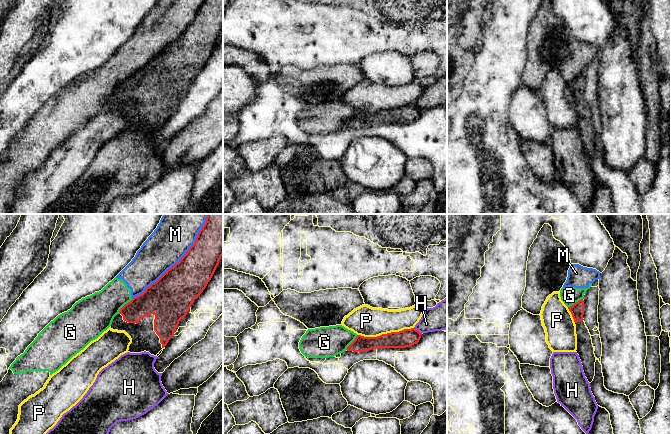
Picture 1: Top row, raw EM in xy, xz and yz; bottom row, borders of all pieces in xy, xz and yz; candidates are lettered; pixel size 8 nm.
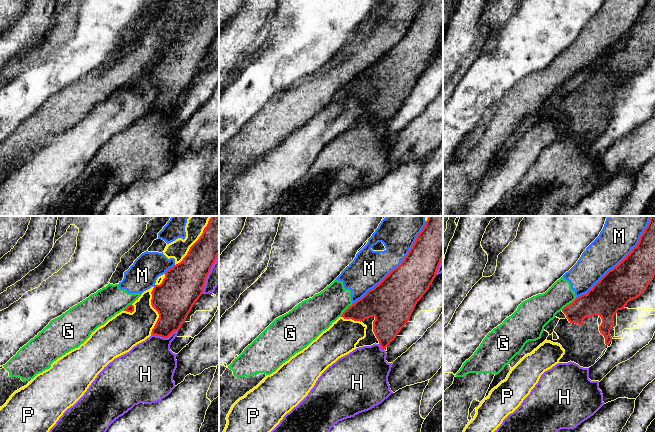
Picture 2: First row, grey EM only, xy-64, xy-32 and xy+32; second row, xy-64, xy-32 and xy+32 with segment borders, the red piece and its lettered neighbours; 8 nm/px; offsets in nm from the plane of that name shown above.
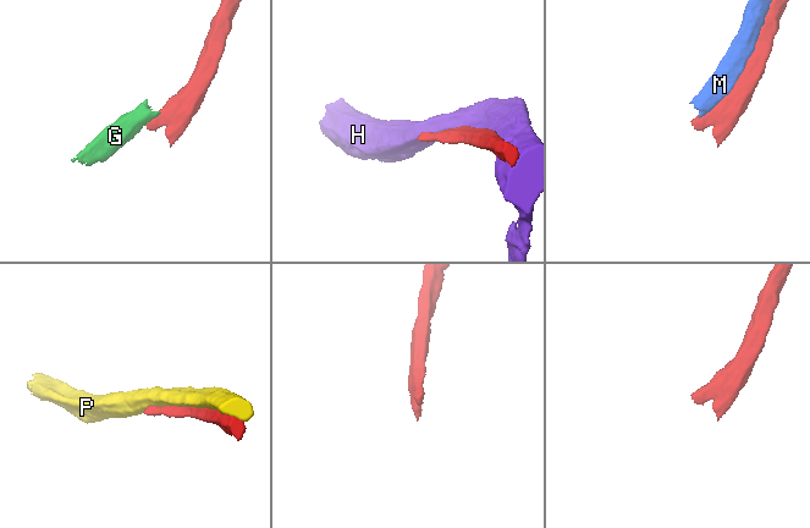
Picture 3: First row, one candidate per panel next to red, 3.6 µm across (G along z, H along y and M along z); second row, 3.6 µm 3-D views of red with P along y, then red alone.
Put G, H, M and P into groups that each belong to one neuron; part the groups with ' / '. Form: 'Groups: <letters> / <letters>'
Groups: G M / H / P

